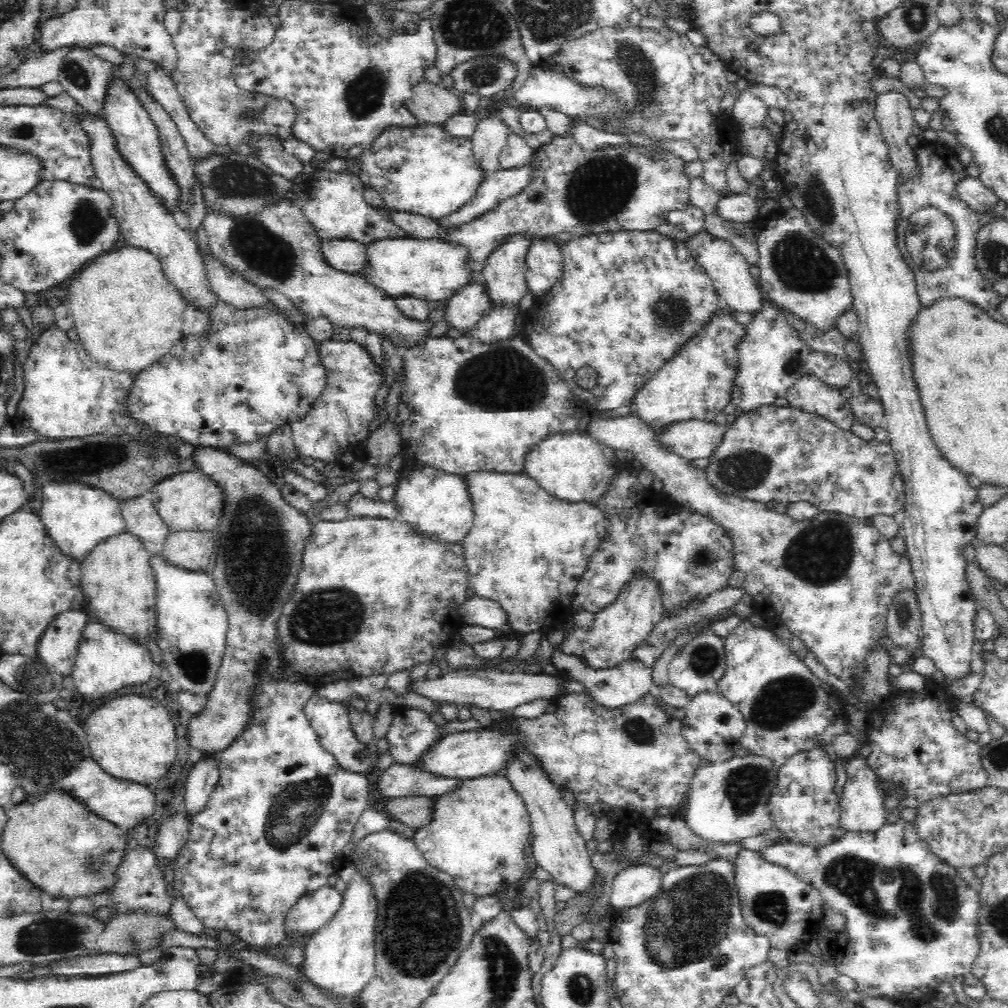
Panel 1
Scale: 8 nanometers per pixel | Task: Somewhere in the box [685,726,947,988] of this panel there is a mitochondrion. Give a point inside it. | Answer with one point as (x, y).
(746, 786)

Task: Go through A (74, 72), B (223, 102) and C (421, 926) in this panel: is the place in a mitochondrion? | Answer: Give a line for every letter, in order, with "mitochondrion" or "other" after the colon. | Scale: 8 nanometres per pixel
A: mitochondrion
B: mitochondrion
C: mitochondrion

